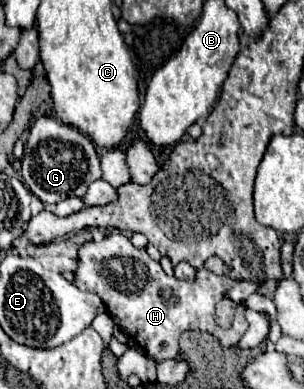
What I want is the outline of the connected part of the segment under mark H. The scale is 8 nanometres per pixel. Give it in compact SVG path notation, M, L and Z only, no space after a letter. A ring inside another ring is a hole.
M110 234L100 242L86 242L80 248L78 258L80 264L74 284L80 290L96 292L108 304L110 314L116 314L122 320L122 326L128 330L130 338L150 356L154 356L156 362L178 356L178 340L184 330L210 332L222 346L232 346L248 328L244 302L236 304L236 316L230 328L224 330L214 320L214 306L226 298L226 292L234 286L232 278L216 276L206 268L200 268L192 282L168 276L160 262L152 260L144 248L132 246L124 234ZM162 344L166 344L166 348L162 348Z

